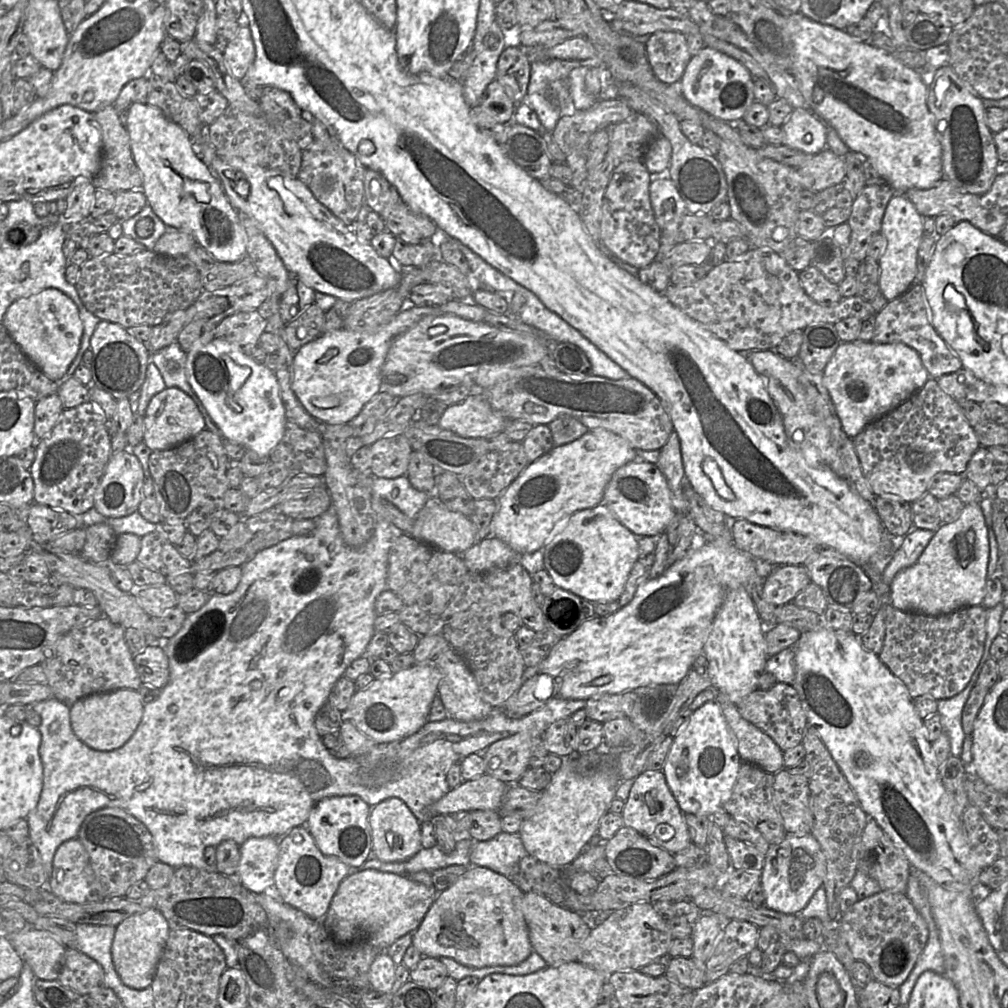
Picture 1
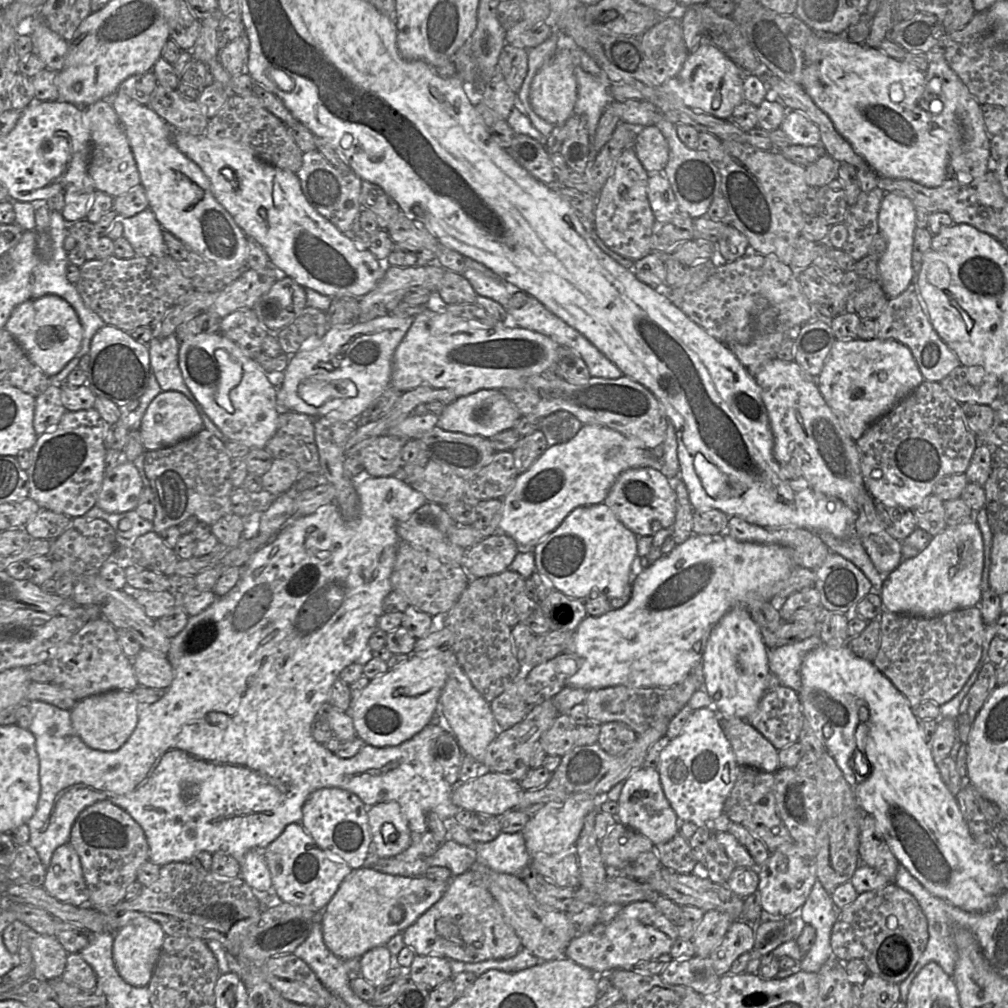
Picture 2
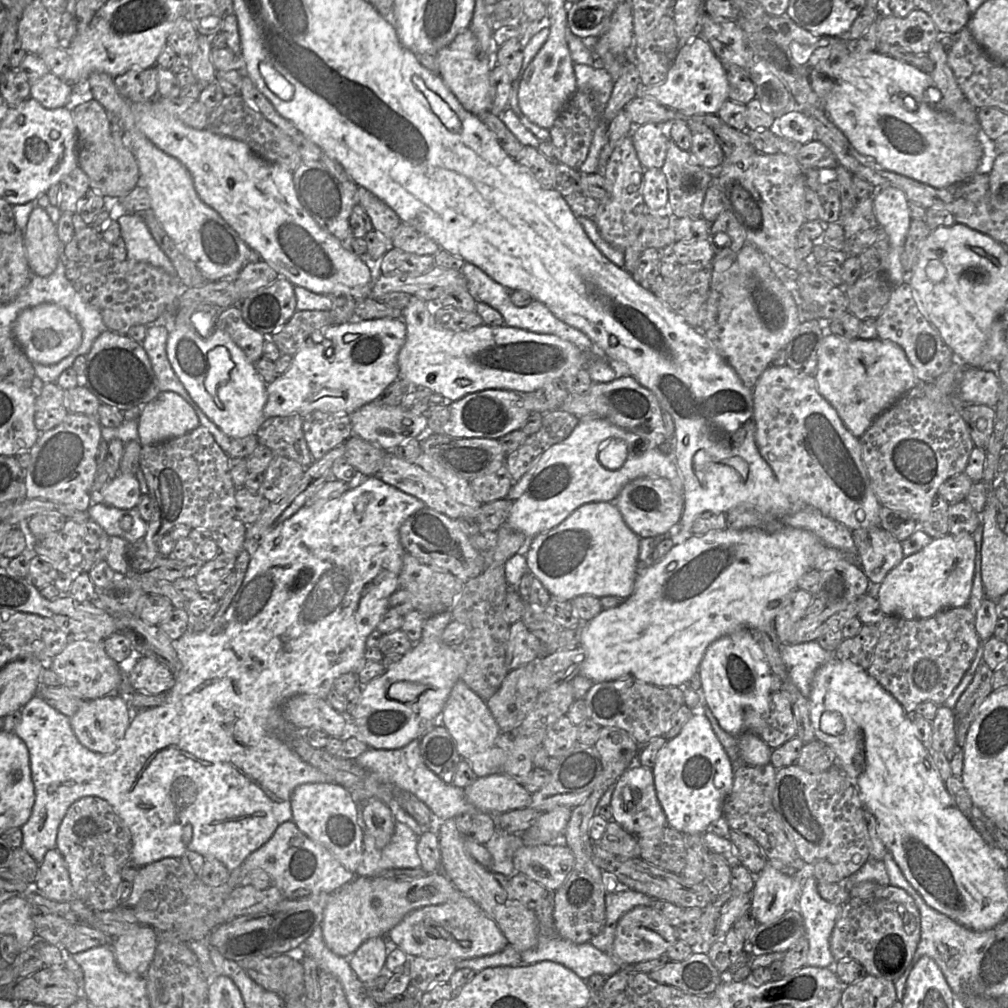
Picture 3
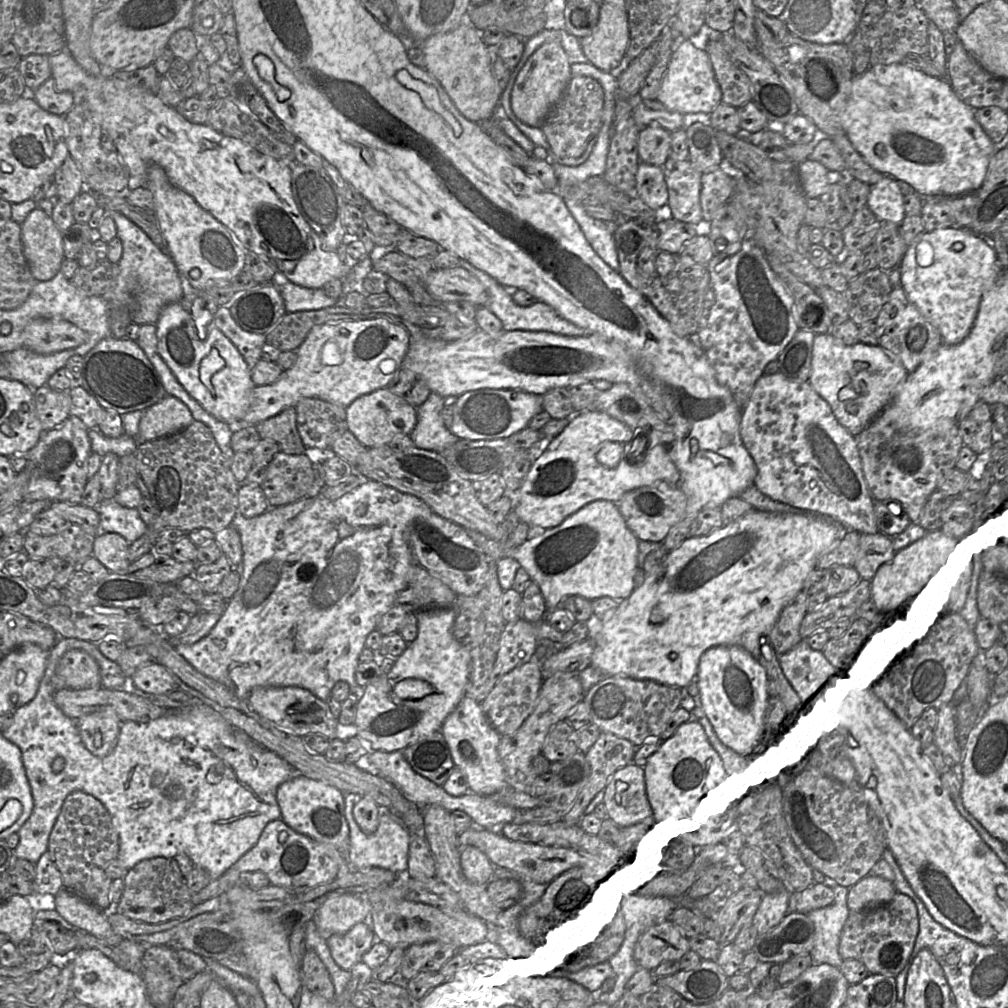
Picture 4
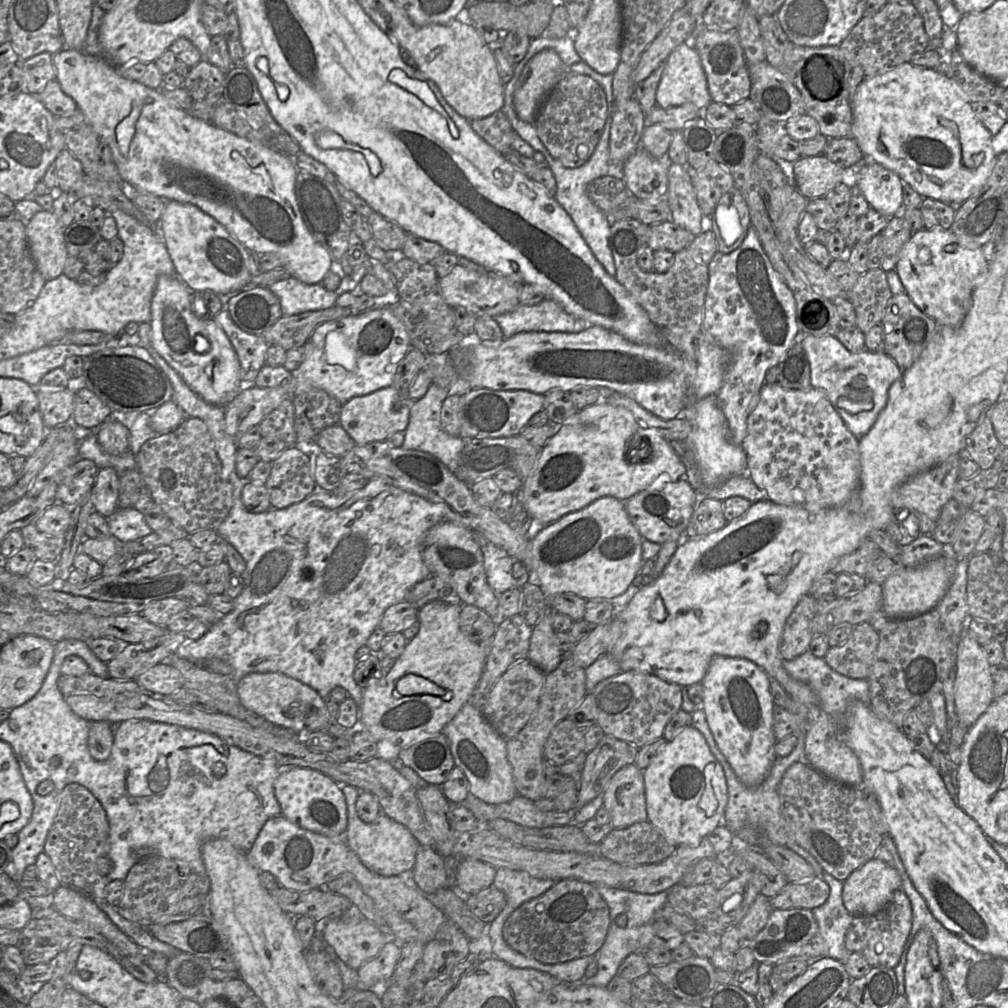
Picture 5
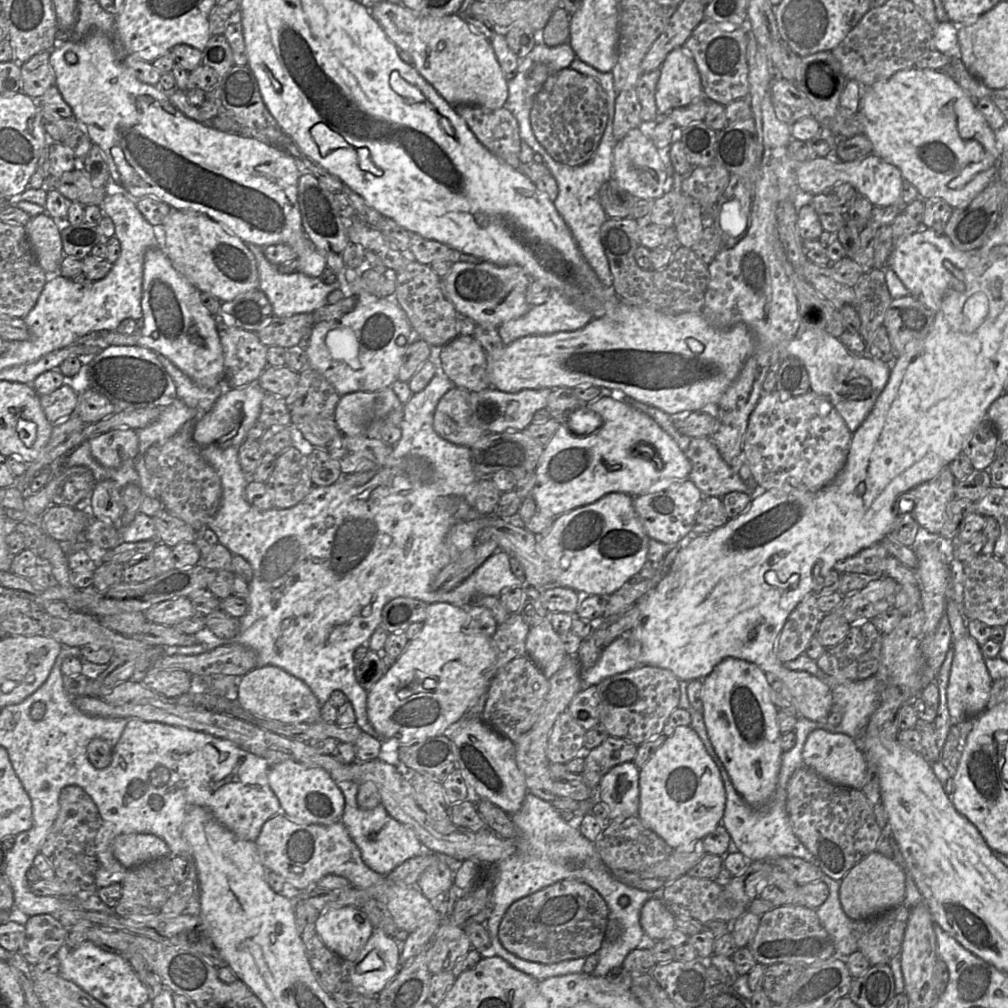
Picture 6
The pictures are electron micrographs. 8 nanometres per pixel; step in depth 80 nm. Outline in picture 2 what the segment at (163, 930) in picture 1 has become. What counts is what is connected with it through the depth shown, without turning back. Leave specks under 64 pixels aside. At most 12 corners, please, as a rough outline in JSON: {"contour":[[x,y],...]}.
{"contour":[[147,917],[115,932],[117,972],[149,984],[165,936]]}

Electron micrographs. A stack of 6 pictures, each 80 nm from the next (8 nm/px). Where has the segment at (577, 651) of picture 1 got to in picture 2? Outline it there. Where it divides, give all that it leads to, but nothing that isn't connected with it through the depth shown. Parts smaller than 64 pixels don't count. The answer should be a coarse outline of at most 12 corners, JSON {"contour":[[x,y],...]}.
{"contour":[[691,536],[587,616],[567,686],[673,687],[710,631],[795,566]]}

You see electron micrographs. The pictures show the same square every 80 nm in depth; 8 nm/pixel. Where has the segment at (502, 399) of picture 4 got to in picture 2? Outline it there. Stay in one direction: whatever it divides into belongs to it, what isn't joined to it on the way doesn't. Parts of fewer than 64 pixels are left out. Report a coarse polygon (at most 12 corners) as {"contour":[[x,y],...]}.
{"contour":[[503,390],[446,405],[437,425],[491,438],[521,416]]}

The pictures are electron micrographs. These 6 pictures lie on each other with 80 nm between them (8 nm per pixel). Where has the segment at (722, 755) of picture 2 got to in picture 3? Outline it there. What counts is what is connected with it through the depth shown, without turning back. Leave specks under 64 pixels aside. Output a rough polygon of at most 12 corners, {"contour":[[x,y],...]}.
{"contour":[[701,706],[652,768],[668,825],[707,832],[732,763]]}

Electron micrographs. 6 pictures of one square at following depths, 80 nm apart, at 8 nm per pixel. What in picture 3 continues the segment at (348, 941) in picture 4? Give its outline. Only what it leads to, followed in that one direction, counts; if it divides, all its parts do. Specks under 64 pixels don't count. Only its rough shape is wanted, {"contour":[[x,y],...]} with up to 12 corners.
{"contour":[[384,937],[366,940],[348,958],[358,979],[379,975],[387,954]]}

